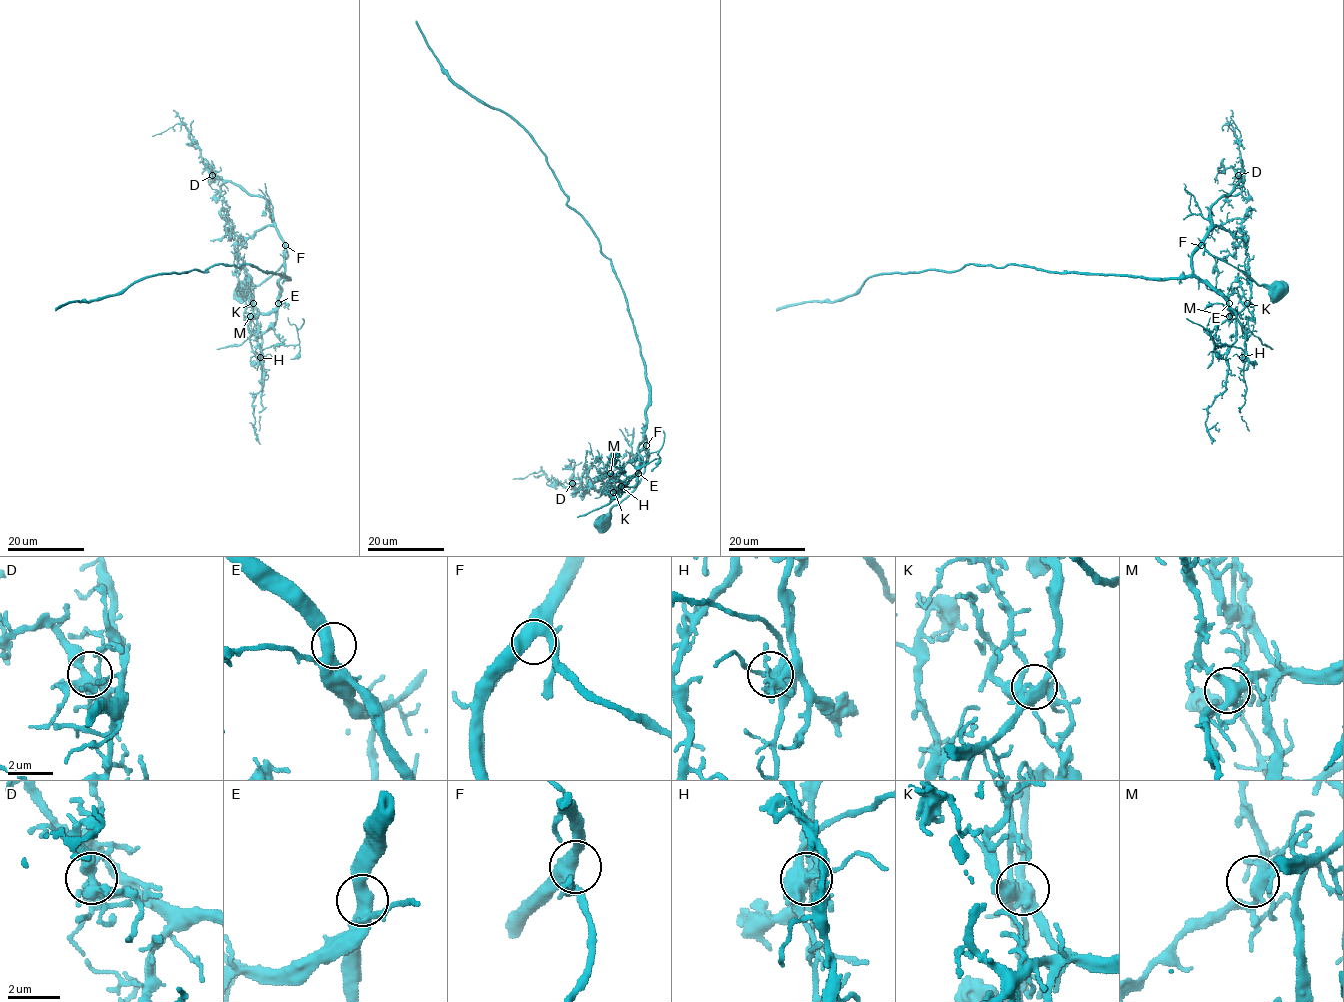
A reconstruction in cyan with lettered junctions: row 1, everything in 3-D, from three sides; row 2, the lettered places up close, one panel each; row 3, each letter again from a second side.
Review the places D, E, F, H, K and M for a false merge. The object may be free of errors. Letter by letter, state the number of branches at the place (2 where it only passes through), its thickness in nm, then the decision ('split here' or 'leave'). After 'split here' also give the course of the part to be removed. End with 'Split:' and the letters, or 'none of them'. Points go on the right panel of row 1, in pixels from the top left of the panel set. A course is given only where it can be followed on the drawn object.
D: 5 | 380 nm | leave
E: 4 | 400 nm | leave
F: 4 | 400 nm | leave
H: 6 | 400 nm | split here | (1242, 358), (1244, 353), (1240, 348), (1215, 345), (1209, 331), (1186, 318)
K: 7 | 360 nm | leave
M: 5 | 400 nm | leave
Split: H

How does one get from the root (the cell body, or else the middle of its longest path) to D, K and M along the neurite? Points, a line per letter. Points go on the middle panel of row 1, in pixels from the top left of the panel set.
D: (604, 523), (638, 483), (648, 452), (644, 448), (631, 454), (599, 481), (580, 488), (572, 483)
K: (604, 523), (644, 472), (648, 460), (644, 437), (638, 447), (638, 471), (613, 492)
M: (604, 523), (644, 472), (648, 460), (644, 437), (638, 447), (638, 471), (618, 481), (610, 473)

